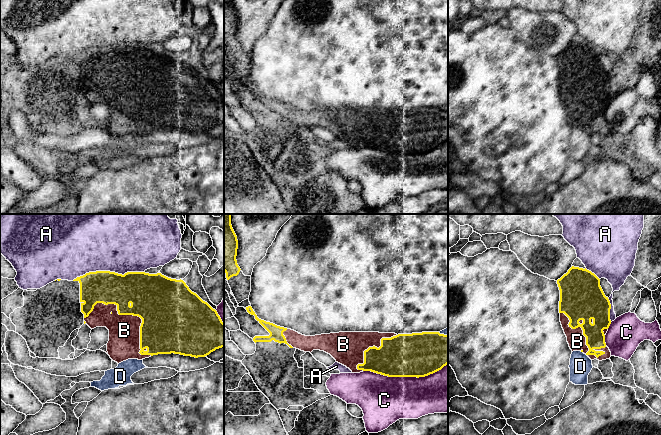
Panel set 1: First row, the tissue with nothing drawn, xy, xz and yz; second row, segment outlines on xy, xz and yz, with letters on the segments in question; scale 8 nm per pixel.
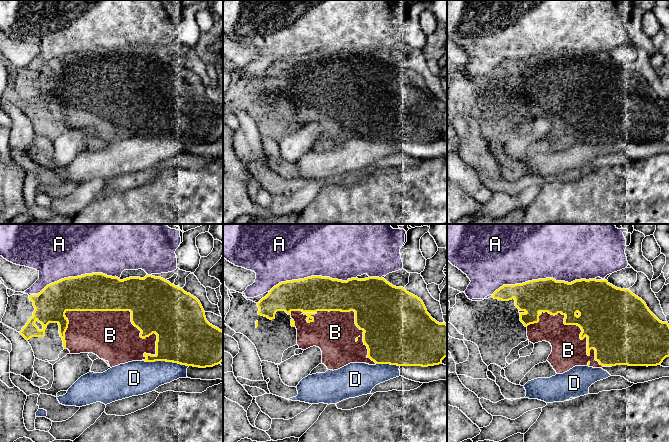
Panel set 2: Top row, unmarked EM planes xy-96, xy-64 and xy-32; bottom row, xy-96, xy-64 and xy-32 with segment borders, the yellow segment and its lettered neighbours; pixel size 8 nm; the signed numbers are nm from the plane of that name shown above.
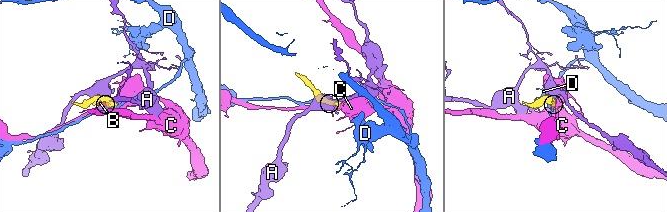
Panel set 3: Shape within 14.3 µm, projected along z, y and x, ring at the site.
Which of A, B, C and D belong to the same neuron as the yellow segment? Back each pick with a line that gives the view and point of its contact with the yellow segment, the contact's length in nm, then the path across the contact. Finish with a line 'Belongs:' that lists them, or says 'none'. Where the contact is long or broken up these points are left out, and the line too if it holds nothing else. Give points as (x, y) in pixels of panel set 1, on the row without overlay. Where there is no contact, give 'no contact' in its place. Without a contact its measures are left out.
B: meets yellow in xy at (131, 90); contact 600 nm long
Belongs: B

